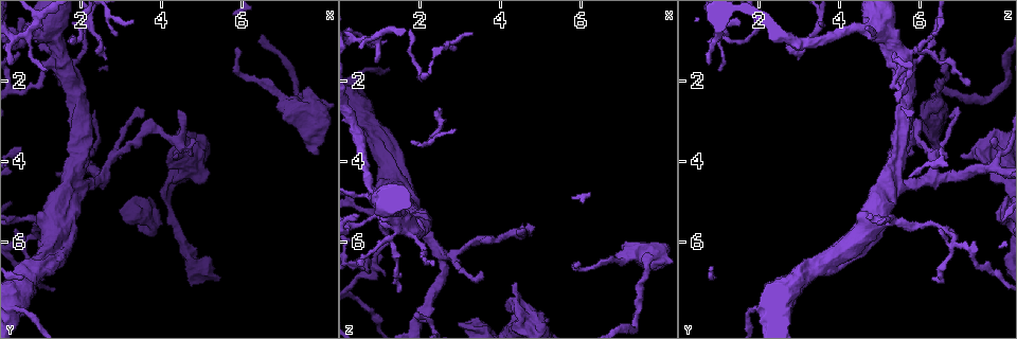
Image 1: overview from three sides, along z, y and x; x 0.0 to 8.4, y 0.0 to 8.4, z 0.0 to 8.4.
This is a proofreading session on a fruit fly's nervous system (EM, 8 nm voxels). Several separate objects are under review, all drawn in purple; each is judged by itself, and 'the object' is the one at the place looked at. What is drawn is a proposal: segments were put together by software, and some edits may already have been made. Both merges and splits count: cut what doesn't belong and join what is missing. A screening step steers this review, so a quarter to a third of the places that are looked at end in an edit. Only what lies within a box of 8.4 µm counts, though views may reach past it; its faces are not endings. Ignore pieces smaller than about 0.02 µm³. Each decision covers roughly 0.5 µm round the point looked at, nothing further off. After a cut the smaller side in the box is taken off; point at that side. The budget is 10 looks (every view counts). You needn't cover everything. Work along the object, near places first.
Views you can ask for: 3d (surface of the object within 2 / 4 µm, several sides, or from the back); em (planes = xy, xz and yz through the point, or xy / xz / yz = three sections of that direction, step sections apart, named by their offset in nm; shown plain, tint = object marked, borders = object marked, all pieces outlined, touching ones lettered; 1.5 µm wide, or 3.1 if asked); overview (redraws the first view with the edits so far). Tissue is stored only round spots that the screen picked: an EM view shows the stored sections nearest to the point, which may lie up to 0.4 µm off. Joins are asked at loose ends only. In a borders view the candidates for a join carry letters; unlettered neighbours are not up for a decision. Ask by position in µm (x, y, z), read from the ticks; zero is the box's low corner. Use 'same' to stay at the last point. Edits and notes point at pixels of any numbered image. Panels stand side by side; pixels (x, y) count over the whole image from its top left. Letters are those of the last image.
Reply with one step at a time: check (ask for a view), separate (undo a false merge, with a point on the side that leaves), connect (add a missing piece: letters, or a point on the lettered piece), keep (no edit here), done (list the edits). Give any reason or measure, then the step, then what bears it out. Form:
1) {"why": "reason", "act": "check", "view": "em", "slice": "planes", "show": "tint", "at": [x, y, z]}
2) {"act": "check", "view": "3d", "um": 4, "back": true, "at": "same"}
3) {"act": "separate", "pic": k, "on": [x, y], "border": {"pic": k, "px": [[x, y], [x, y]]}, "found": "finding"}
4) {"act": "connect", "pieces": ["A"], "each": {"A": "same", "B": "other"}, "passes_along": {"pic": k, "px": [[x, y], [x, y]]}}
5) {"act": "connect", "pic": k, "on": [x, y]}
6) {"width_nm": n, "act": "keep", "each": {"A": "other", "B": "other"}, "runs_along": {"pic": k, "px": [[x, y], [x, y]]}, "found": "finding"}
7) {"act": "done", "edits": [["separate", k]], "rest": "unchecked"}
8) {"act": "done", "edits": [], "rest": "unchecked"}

{"act": "check", "view": "3d", "um": 4, "at": [4.80, 3.45, 5.70]}

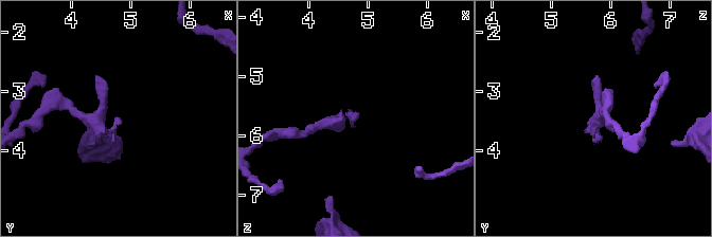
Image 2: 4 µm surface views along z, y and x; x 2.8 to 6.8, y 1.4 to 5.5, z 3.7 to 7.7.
{"why": "need the tissue", "act": "check", "view": "em", "slice": "xz", "step": 8, "show": "borders", "at": [4.85, 3.40, 5.70]}

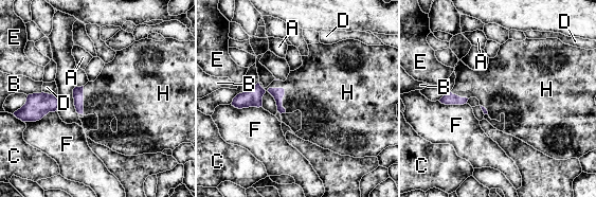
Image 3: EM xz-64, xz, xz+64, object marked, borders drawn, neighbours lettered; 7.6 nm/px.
{"why": "another direction", "act": "check", "view": "em", "slice": "planes", "show": "borders", "at": "same"}

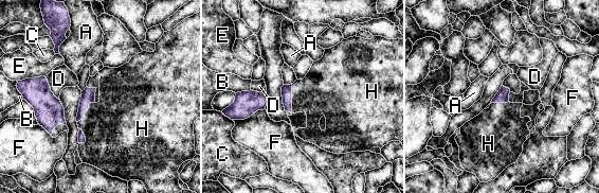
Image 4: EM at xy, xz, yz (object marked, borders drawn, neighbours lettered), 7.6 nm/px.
{"width_nm": 100, "act": "connect", "pieces": ["H"], "each": {"A": "other", "B": "other", "C": "other", "D": "other", "E": "other", "F": "other", "H": "same"}, "found": "the cell continues"}

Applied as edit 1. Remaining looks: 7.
{"why": "redraw", "act": "check", "view": "overview"}

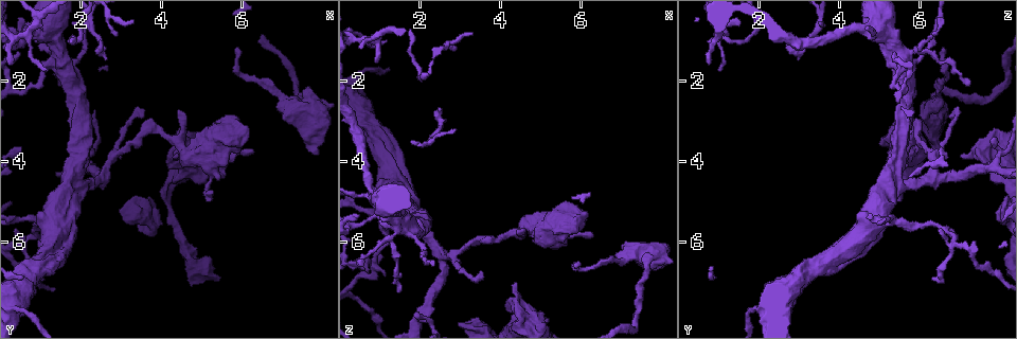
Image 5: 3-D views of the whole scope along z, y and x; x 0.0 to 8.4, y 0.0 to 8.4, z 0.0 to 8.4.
{"act": "check", "view": "3d", "um": 4, "at": [2.55, 4.40, 6.30]}

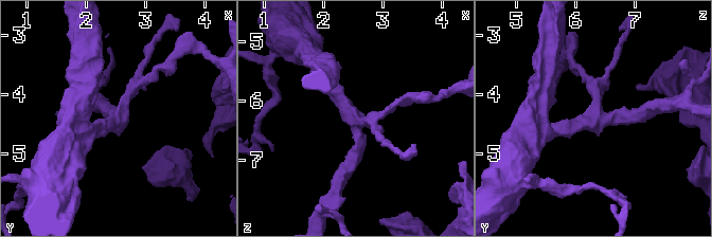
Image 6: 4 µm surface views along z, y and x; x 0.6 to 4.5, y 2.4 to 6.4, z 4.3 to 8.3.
{"arms": 3, "act": "check", "view": "em", "slice": "xy", "step": 4, "show": "tint", "at": [2.60, 4.40, 6.35]}

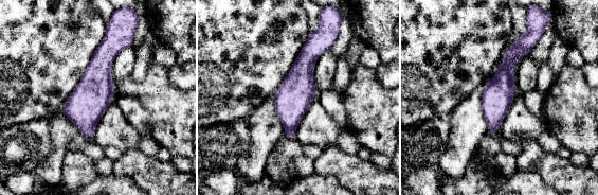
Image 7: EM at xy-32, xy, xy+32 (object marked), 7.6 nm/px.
{"act": "check", "view": "em", "slice": "planes", "show": "borders", "at": "same"}

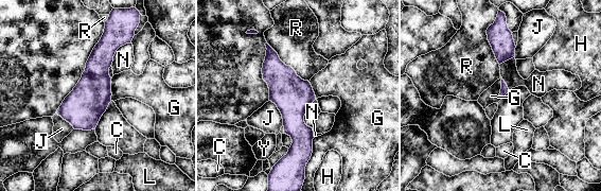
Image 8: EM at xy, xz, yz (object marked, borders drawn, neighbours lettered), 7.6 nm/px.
{"act": "keep", "each": {"C": "other", "G": "other", "H": "other", "J": "other", "L": "other", "N": "other", "R": "other", "Y": "other"}, "border": {"pic": 8, "px": [[266, 42], [286, 65], [308, 82]]}, "found": "all the same cell"}

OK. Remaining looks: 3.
{"act": "done", "edits": [["connect", 4]], "rest": "unchecked"}

